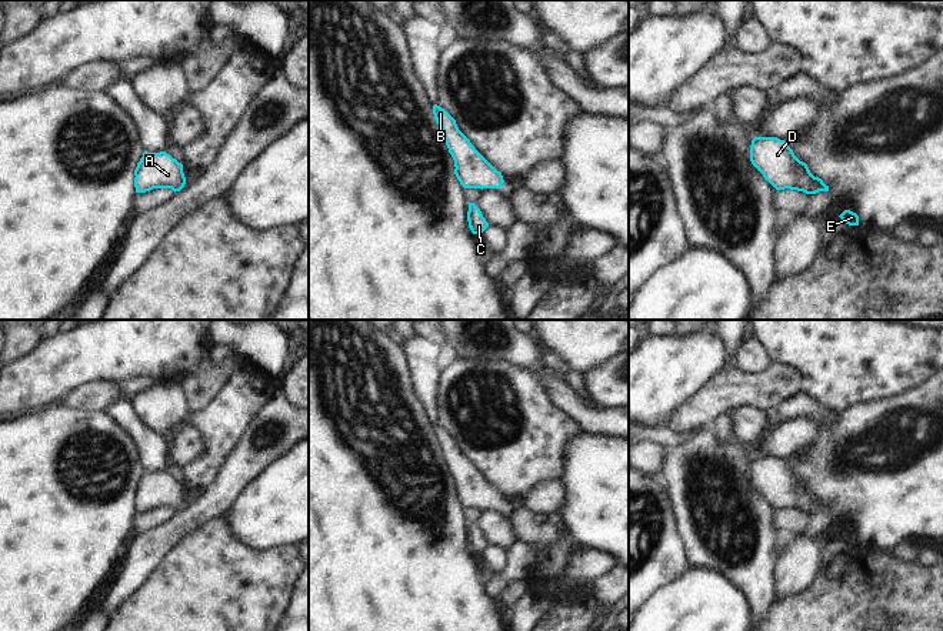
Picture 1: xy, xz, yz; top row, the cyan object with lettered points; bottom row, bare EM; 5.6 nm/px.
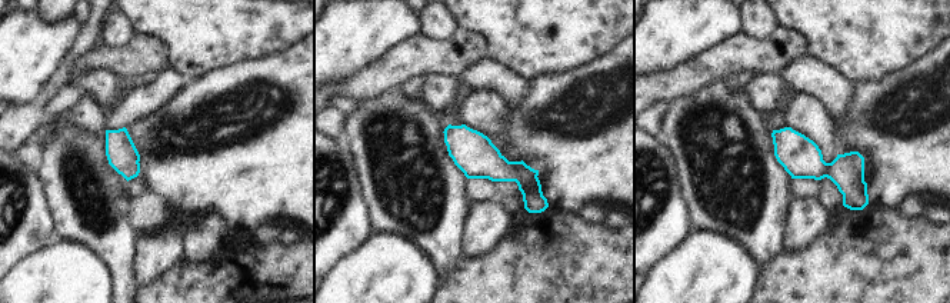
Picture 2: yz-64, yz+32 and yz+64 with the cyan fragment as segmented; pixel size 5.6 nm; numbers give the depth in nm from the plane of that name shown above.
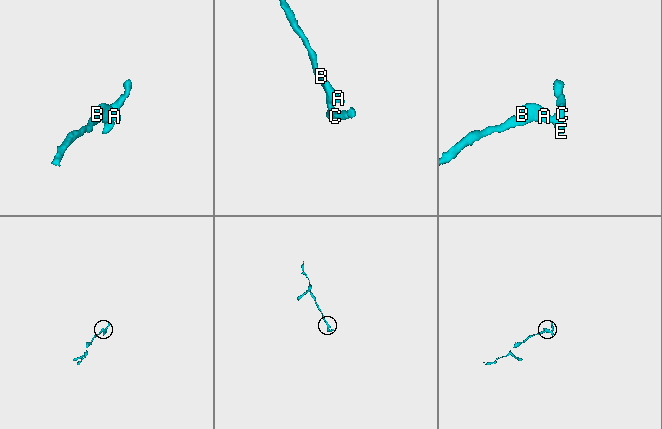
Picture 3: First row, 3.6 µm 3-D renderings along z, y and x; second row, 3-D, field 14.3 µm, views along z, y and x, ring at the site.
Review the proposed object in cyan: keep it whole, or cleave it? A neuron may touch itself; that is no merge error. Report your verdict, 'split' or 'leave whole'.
leave whole

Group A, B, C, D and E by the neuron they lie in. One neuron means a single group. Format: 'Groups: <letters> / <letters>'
Groups: A B C D E

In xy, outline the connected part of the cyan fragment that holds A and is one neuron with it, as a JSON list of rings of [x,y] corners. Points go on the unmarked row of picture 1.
[[[144,471],[134,495],[136,513],[146,513],[153,508],[171,508],[176,513],[186,504],[183,484],[166,471]]]

